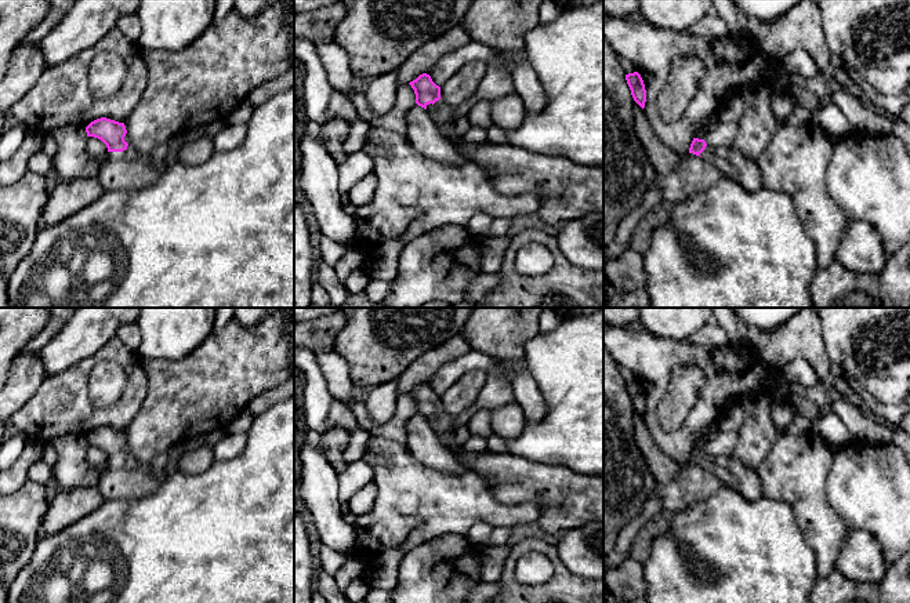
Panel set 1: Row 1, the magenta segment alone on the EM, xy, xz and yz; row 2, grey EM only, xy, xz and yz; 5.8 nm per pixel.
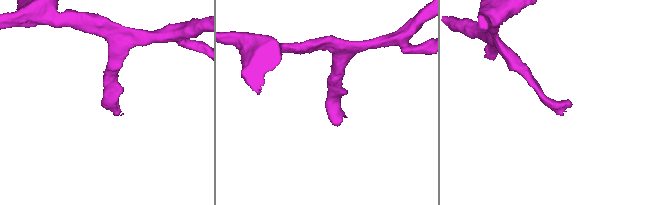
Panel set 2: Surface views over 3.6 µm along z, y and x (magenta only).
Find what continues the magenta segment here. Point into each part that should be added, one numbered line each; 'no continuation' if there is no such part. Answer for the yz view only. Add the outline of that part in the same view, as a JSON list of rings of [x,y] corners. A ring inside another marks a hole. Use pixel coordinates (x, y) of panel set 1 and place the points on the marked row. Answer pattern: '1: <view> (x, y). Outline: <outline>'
1: yz (733, 164). Outline: [[[707,145],[700,156],[747,192],[757,192],[762,188],[757,160],[746,157],[742,152],[730,146]]]

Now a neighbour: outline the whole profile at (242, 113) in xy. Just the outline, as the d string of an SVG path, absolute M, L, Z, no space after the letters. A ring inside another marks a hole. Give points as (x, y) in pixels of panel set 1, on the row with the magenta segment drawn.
M247 99L239 103L233 112L226 117L228 124L247 124L251 119L255 106Z

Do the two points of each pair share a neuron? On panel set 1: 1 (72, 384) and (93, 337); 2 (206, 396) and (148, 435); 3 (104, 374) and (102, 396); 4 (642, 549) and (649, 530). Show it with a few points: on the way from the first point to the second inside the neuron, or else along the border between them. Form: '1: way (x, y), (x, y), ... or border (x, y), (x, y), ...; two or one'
1: border (109, 340), (90, 358), (84, 358), (54, 374); two
2: way (192, 396), (187, 398), (162, 422); one
3: way (104, 380), (102, 391); one
4: way (642, 545), (646, 534); one

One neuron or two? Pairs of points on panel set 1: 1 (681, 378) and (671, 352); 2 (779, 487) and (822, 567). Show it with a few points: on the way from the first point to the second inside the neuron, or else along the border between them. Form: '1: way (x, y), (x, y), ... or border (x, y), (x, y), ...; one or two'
1: border (704, 373), (692, 363), (677, 364), (663, 395); two
2: way (800, 502), (819, 522), (823, 530), (823, 547); one

